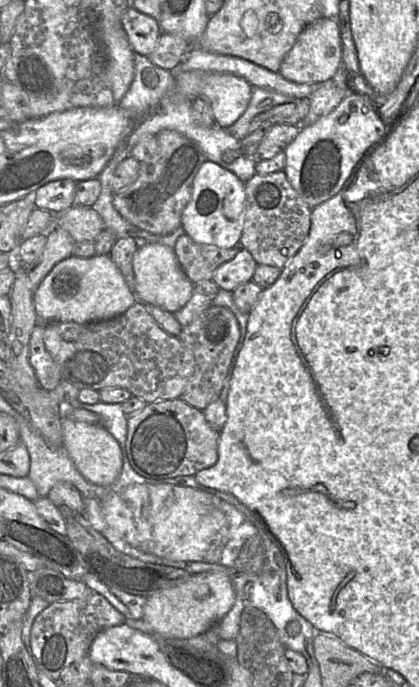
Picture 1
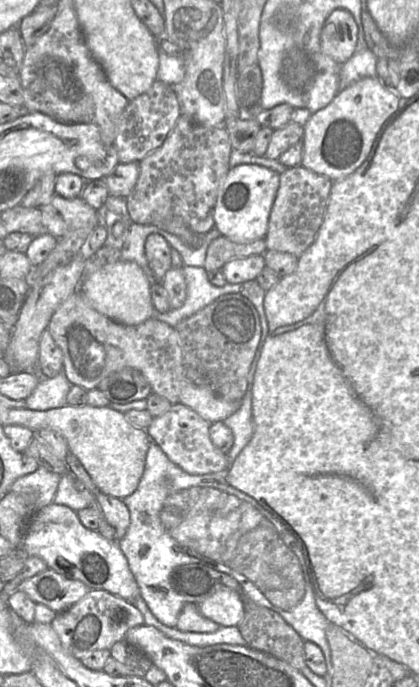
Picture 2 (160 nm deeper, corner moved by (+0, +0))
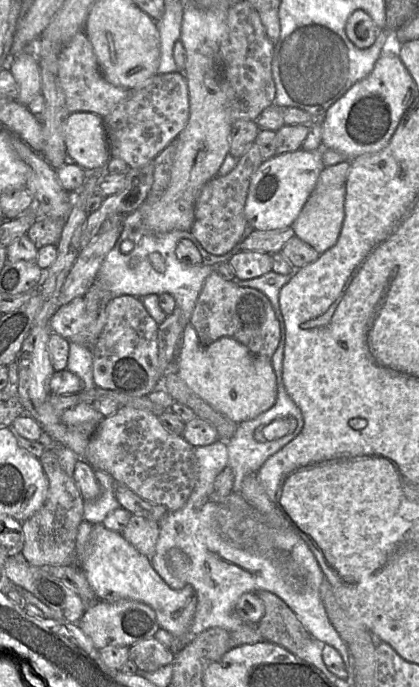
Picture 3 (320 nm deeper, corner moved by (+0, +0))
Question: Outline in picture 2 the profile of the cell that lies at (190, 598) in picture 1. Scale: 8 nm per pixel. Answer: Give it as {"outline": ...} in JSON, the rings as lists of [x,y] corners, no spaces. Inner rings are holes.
{"outline":[[[220,590],[199,604],[188,604],[196,606],[201,615],[221,627],[237,627],[244,618],[243,602],[233,590]]]}

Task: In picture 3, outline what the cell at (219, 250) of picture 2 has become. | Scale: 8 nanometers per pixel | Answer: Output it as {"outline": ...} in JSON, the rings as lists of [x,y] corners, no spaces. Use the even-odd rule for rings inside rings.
{"outline":[[[293,227],[257,231],[246,235],[238,244],[239,251],[259,251],[269,254],[281,252],[284,245],[295,236]]]}

